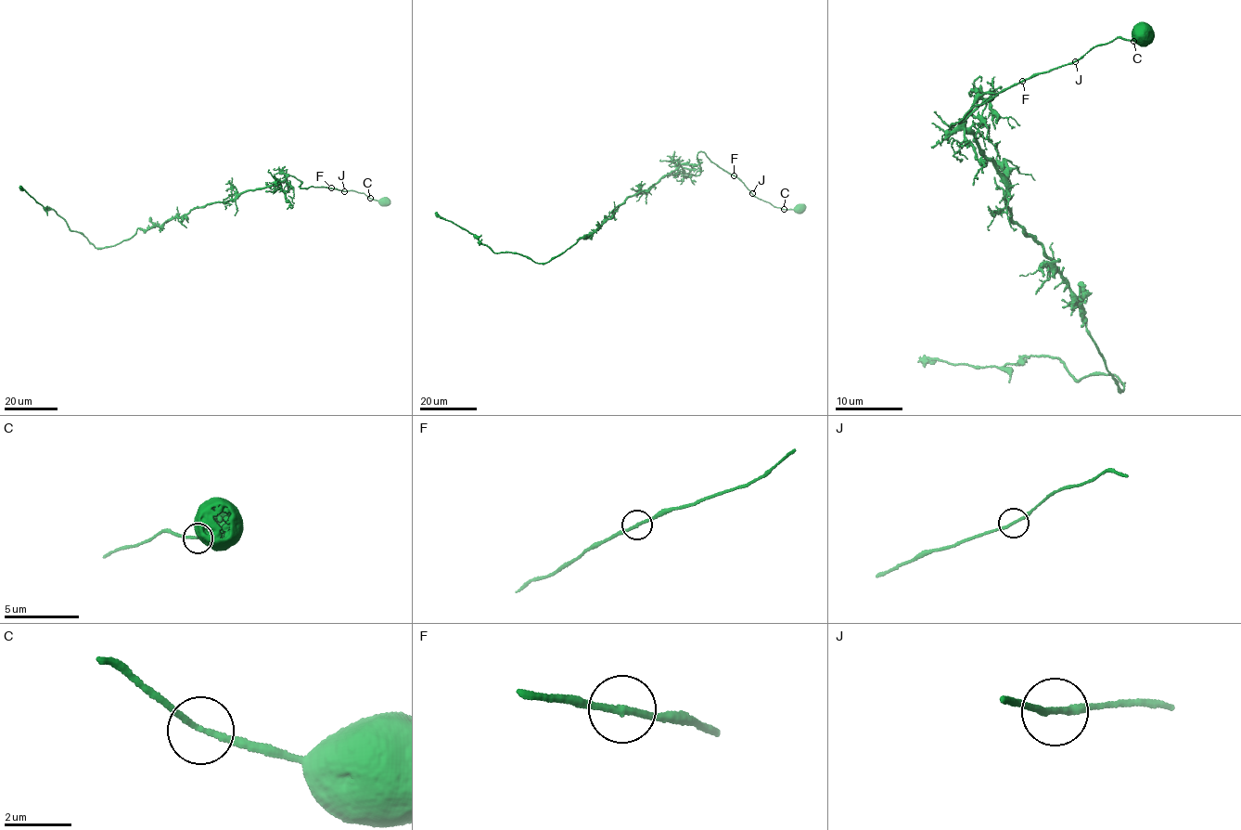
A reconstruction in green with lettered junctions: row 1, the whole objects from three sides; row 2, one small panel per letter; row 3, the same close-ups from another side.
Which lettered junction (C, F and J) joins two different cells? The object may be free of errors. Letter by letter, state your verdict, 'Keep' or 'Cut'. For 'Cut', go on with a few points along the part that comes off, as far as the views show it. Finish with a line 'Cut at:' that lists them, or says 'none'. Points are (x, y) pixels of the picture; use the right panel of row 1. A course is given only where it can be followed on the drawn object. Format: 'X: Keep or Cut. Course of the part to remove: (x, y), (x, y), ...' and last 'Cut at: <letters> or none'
C: Keep
F: Keep
J: Keep
Cut at: none

